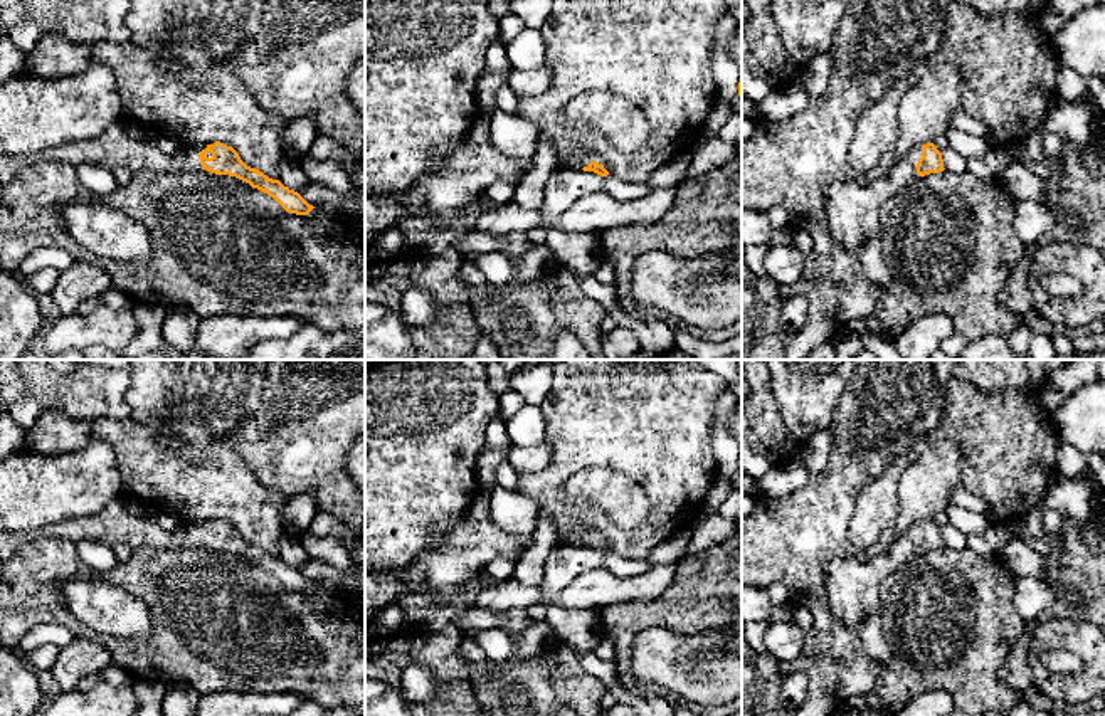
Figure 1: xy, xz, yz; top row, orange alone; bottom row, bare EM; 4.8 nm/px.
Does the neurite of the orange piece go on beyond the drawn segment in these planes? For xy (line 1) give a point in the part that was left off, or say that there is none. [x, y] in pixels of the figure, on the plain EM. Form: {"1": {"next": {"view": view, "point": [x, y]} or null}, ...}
{"1": {"next": {"view": "xy", "point": [113, 525]}}}

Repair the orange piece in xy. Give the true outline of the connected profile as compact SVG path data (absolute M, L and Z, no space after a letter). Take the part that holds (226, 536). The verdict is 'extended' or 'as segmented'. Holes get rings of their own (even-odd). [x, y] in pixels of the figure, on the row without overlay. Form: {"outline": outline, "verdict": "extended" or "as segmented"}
{"outline": "M121 494L96 514L66 519L40 529L2 531L0 560L7 561L22 545L42 538L67 540L74 545L94 541L109 548L124 543L133 550L148 546L160 551L210 548L249 560L252 565L272 573L289 590L308 592L315 585L279 556L272 556L262 548L247 543L232 523L215 518L212 521L182 524L177 531L165 531L148 514L130 514Z", "verdict": "extended"}

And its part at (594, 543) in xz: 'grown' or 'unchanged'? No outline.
grown

